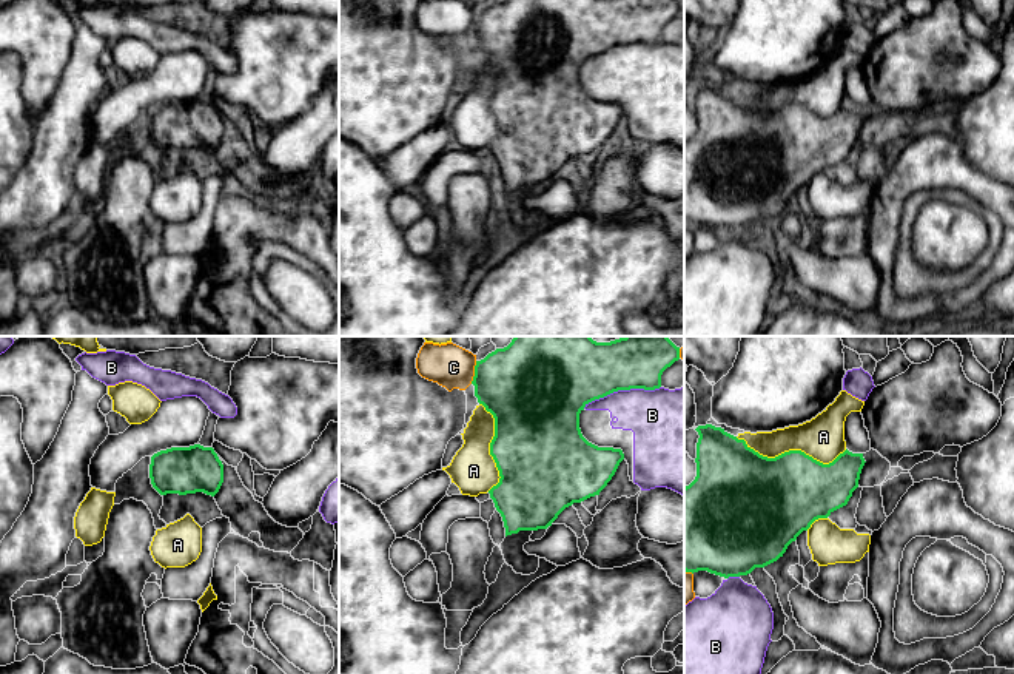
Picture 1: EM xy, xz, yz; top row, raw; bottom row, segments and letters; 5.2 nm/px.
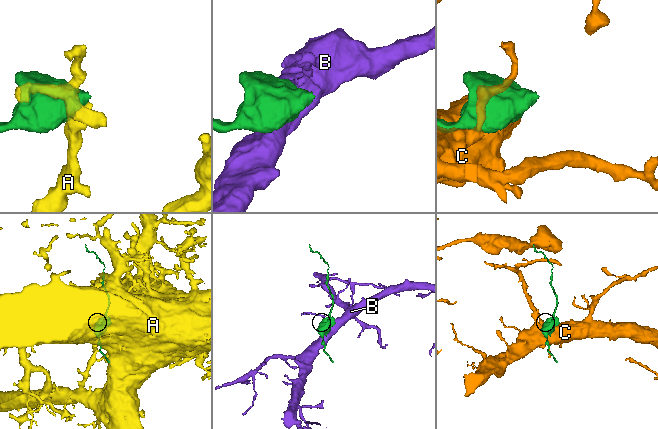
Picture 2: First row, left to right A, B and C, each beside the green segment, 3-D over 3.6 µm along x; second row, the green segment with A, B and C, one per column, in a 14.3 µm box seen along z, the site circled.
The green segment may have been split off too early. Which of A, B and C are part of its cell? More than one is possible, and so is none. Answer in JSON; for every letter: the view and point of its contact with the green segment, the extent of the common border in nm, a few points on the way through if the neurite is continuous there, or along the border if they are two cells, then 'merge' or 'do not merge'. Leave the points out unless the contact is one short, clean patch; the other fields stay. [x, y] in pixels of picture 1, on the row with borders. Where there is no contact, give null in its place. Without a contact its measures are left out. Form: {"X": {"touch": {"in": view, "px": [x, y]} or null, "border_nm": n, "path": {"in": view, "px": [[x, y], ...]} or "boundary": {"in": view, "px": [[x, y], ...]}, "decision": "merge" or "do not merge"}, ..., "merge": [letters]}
{"A": {"touch": {"in": "yz", "px": [791, 451]}, "border_nm": 600, "decision": "do not merge"}, "B": {"touch": {"in": "xz", "px": [621, 389]}, "border_nm": 420, "decision": "do not merge"}, "C": {"touch": {"in": "xz", "px": [475, 372]}, "border_nm": 120, "decision": "do not merge"}, "merge": []}

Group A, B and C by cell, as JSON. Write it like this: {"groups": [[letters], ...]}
{"groups": [["A"], ["B"], ["C"]]}

